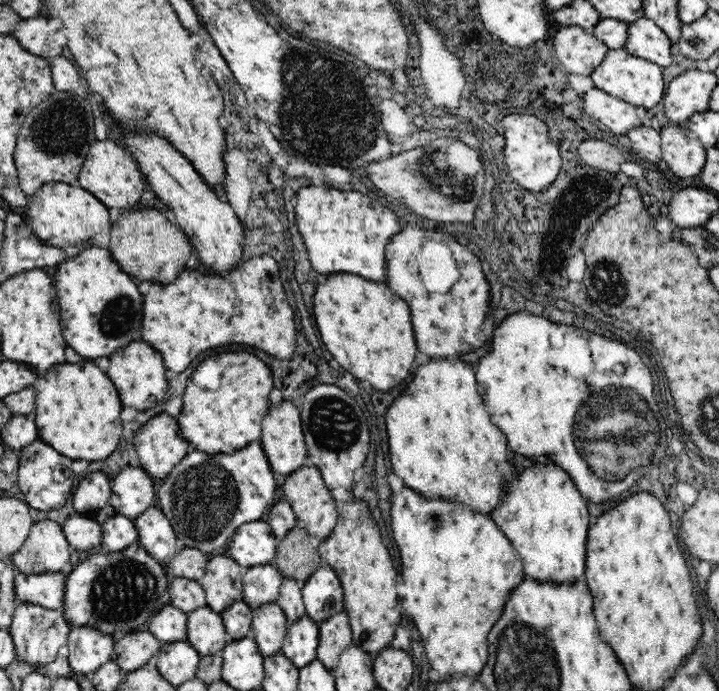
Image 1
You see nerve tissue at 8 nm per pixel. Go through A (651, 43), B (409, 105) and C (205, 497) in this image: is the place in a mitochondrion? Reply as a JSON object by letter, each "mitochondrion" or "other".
{"A":"other","B":"other","C":"mitochondrion"}

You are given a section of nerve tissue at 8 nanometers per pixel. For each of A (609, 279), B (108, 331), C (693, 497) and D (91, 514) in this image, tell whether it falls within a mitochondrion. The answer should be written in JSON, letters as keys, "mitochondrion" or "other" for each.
{"A":"mitochondrion","B":"mitochondrion","C":"other","D":"other"}

